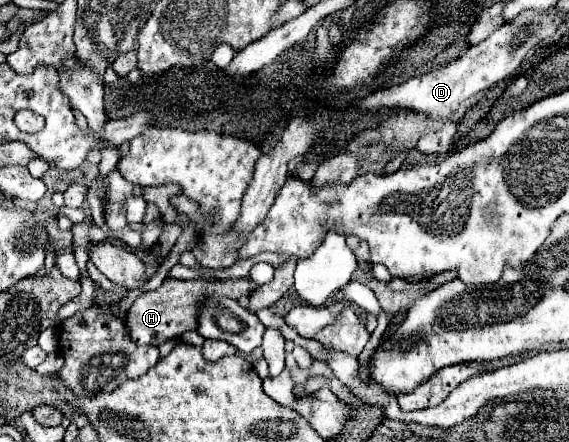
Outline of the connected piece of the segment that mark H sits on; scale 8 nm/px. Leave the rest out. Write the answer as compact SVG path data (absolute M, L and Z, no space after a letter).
M166 278L164 284L154 292L140 294L132 306L126 310L126 328L134 342L158 346L164 340L176 340L188 330L196 330L196 312L198 302L204 294L240 298L242 294L250 294L256 284L250 278L240 280L222 280L222 282L206 282L206 280L176 280Z

